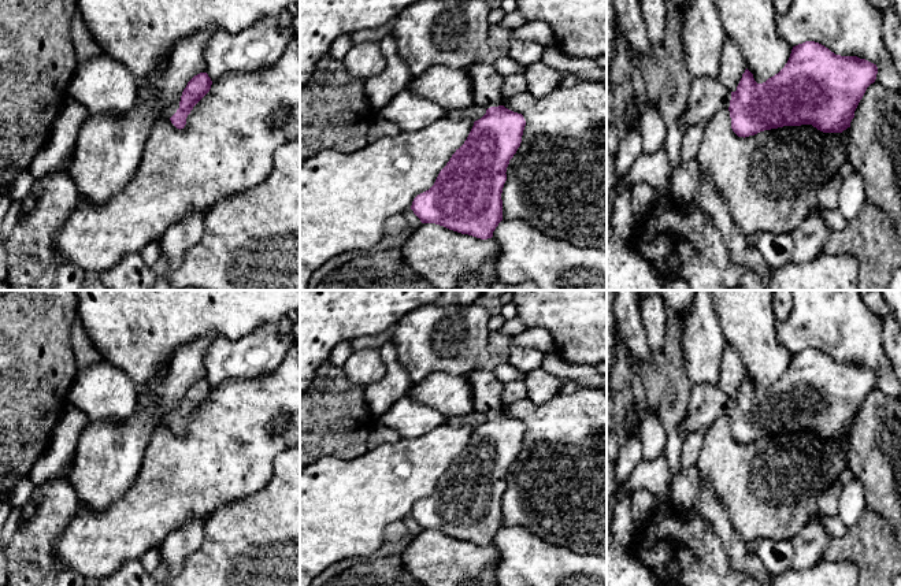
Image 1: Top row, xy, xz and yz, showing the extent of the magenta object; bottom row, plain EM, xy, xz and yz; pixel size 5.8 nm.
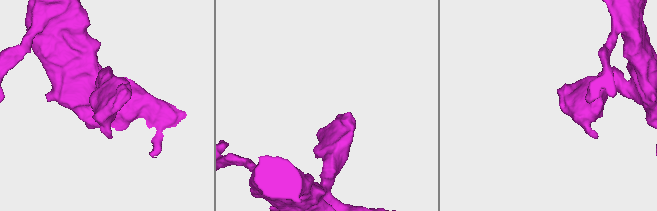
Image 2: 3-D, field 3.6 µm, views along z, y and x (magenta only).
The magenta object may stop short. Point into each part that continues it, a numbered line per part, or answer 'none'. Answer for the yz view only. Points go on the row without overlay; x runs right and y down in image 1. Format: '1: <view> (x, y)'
1: yz (708, 401)

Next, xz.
1: xz (486, 388)

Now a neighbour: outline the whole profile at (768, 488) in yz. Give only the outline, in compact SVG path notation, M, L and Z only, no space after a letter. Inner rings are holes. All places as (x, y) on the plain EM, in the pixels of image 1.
M724 415L705 430L696 468L700 476L716 492L731 526L745 544L763 539L796 541L811 518L819 513L817 496L838 481L839 472L848 468L849 437L850 434L842 440L823 440L812 431L783 433L744 445L733 438L730 418Z

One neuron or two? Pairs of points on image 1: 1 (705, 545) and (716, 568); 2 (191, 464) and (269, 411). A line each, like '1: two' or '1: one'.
1: one
2: one

